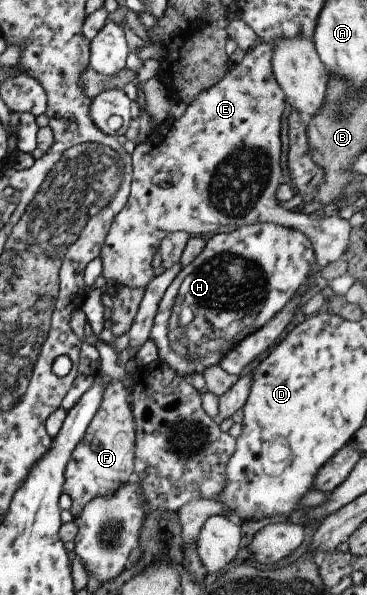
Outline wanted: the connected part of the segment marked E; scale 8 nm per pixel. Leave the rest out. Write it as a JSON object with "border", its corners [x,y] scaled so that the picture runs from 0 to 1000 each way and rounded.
{"border":[[[706,72],[692,81],[668,87],[668,92],[657,99],[657,104],[624,113],[616,124],[594,136],[578,148],[564,148],[556,155],[545,155],[512,178],[504,178],[504,187],[490,198],[458,198],[452,203],[441,203],[431,212],[422,212],[420,218],[398,229],[392,239],[373,242],[357,257],[357,308],[349,333],[343,343],[332,348],[332,353],[311,363],[305,376],[300,376],[283,410],[272,417],[272,437],[278,437],[275,462],[286,471],[311,471],[311,474],[330,476],[338,482],[392,482],[409,474],[409,469],[420,466],[428,455],[414,452],[414,430],[425,427],[433,407],[447,397],[469,393],[471,390],[507,390],[518,398],[540,398],[548,393],[561,397],[583,395],[586,392],[654,383],[670,378],[689,378],[698,375],[741,375],[752,378],[768,378],[771,382],[809,387],[839,398],[845,410],[856,422],[856,440],[861,440],[861,454],[866,459],[883,447],[894,447],[899,440],[910,440],[929,434],[932,424],[948,417],[954,410],[954,378],[948,371],[905,361],[896,365],[880,363],[877,366],[850,366],[828,358],[790,356],[768,350],[768,343],[757,343],[760,336],[752,336],[752,316],[763,309],[763,299],[768,299],[768,286],[763,284],[763,198],[768,198],[768,185],[774,185],[777,161],[763,145],[749,136],[741,124],[741,113],[736,108],[736,97],[741,97],[741,82],[733,74]]]}

